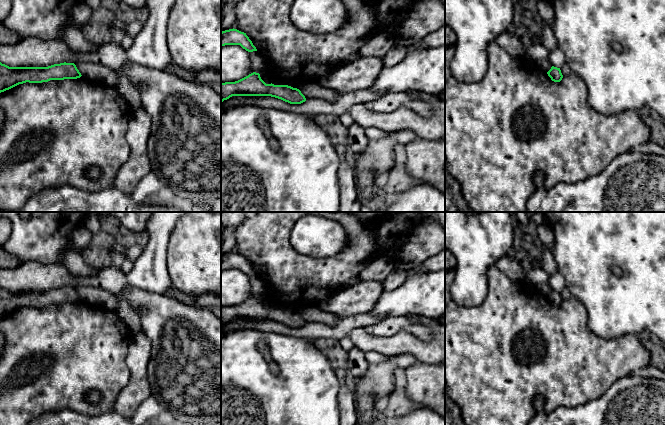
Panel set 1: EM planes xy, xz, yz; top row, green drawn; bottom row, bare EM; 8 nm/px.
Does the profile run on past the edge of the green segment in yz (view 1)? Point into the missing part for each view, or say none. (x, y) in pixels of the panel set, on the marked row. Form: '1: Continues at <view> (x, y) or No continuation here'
1: No continuation here

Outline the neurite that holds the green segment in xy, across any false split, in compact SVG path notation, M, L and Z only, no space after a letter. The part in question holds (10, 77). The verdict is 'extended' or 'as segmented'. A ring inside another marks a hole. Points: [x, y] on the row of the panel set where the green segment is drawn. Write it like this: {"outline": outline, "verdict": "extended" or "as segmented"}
{"outline": "M0 62L0 93L26 82L42 83L81 76L74 63L64 62L48 67L9 67Z", "verdict": "as segmented"}

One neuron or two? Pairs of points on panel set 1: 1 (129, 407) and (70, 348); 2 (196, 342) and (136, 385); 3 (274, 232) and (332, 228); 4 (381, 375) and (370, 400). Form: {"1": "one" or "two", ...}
{"1": "two", "2": "two", "3": "two", "4": "one"}

